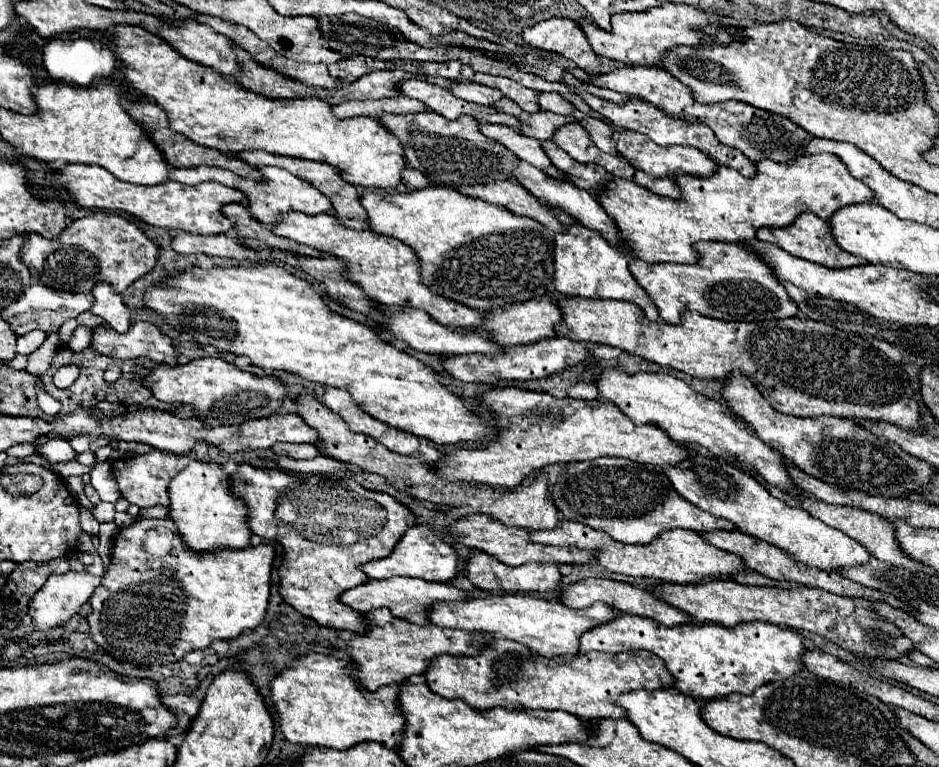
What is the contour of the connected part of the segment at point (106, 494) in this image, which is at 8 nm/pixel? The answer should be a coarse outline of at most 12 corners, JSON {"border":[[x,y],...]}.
{"border":[[105,461],[91,469],[91,485],[101,501],[115,503],[121,493]]}

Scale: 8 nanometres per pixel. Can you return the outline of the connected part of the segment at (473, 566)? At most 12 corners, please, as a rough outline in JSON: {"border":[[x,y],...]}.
{"border":[[481,551],[465,577],[483,591],[555,591],[557,565],[509,567]]}

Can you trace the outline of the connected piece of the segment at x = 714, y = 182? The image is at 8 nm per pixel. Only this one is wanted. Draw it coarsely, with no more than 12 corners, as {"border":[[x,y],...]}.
{"border":[[829,153],[677,175],[681,199],[611,179],[595,193],[625,255],[695,263],[801,211],[869,203]]}

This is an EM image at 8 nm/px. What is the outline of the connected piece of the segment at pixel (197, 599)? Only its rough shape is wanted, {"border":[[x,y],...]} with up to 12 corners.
{"border":[[121,529],[89,633],[139,667],[255,629],[271,545]]}

